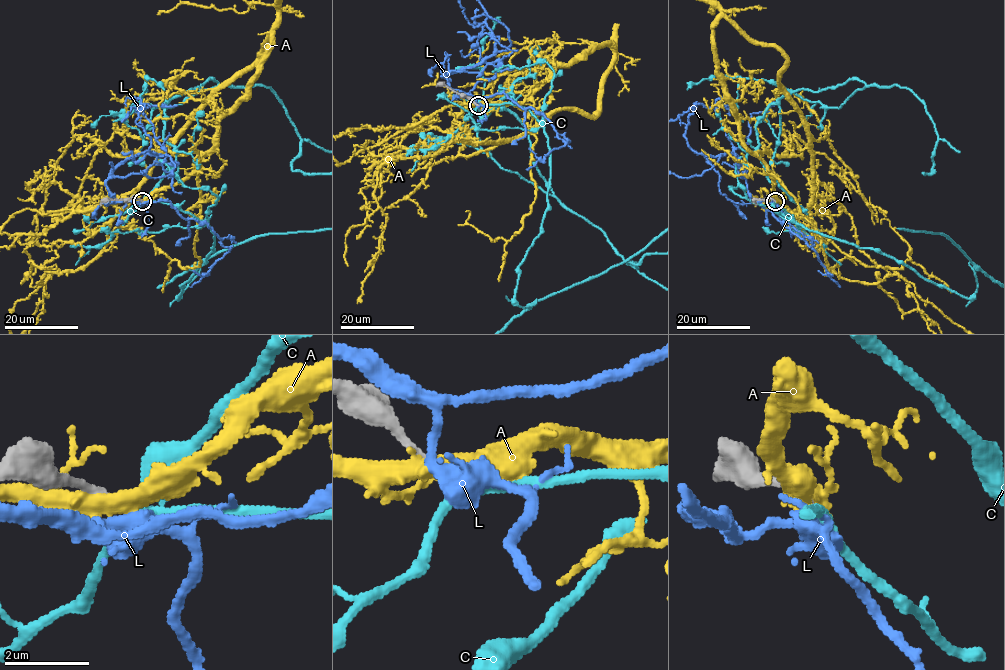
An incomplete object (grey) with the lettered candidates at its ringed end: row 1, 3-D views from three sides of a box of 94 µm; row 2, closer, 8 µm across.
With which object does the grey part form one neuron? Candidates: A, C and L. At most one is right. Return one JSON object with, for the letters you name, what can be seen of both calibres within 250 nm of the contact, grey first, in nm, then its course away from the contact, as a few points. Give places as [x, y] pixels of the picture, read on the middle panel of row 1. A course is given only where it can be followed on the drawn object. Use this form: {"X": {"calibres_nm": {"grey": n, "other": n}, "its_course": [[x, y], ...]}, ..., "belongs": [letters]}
{"C": {"calibres_nm": {"grey": 160, "other": 240}}, "belongs": ["C"]}

